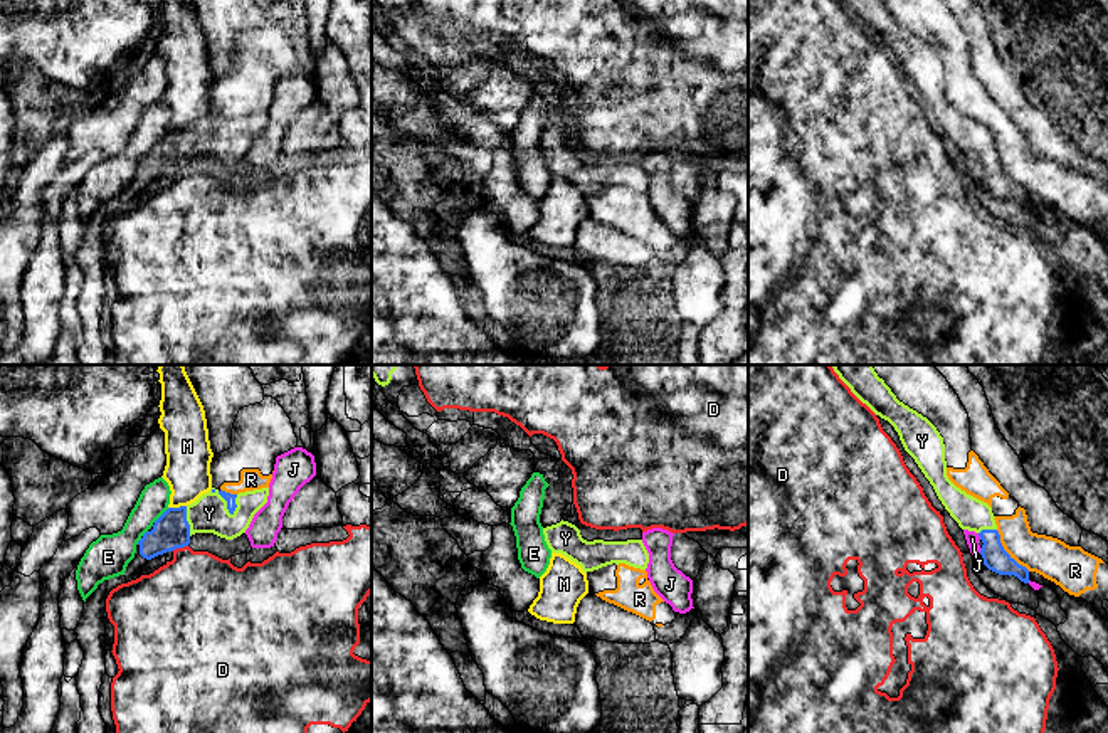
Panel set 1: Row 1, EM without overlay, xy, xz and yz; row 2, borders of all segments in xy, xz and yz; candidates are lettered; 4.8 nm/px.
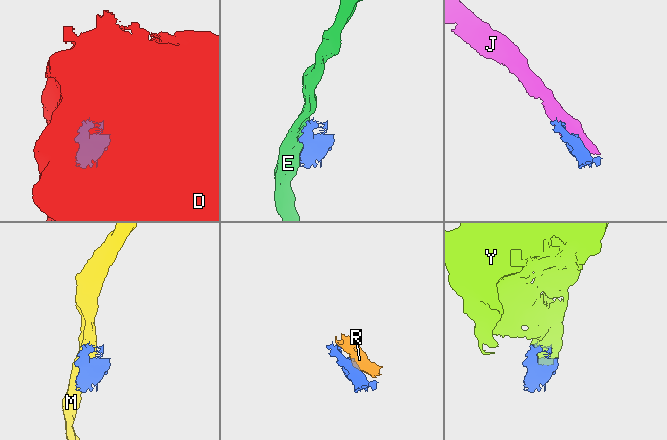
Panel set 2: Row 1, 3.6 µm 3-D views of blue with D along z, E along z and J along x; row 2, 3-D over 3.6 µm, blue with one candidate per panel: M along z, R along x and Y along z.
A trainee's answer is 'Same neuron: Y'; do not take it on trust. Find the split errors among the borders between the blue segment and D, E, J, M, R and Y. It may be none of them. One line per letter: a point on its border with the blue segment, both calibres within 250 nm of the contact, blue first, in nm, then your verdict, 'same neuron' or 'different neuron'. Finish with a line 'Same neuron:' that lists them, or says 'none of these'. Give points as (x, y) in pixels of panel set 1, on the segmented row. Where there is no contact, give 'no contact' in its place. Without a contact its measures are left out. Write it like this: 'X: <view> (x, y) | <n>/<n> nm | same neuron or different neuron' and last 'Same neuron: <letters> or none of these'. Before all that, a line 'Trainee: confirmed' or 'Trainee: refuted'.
Trainee: confirmed
D: xy (179, 547) | 170/420 nm | different neuron
E: xy (162, 515) | 170/150 nm | different neuron
J: yz (979, 535) | 120/70 nm | different neuron
M: xy (177, 508) | 170/220 nm | different neuron
R: yz (1006, 552) | 120/190 nm | different neuron
Y: xy (226, 500) | 50/180 nm | same neuron
Same neuron: Y

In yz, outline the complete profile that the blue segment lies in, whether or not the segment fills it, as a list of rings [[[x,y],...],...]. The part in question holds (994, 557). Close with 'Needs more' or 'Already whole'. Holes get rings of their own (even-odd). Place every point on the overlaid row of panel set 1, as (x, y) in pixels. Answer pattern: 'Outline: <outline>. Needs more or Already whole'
Outline: [[[834,365],[832,368],[863,403],[894,427],[905,451],[915,459],[958,526],[980,536],[984,565],[999,575],[1014,575],[1029,583],[1029,570],[1019,565],[1000,543],[992,508],[948,479],[945,444],[937,427],[900,402],[873,365]]]. Needs more

